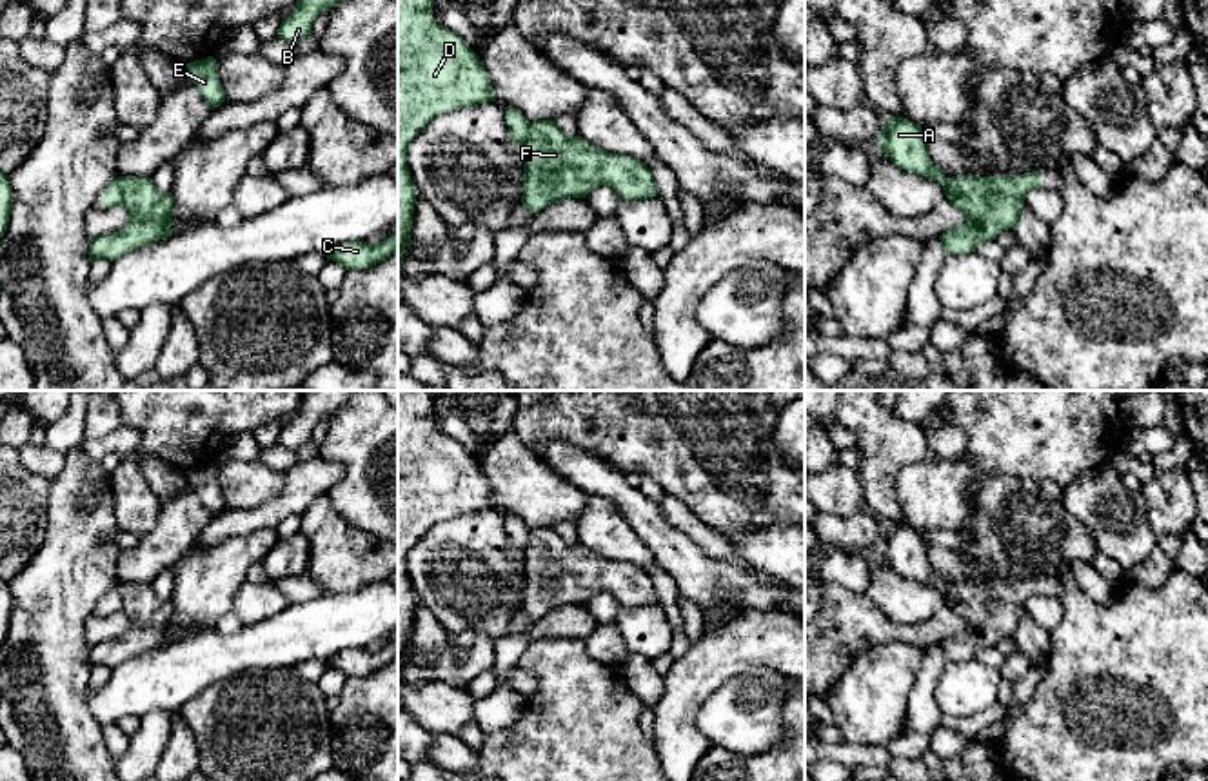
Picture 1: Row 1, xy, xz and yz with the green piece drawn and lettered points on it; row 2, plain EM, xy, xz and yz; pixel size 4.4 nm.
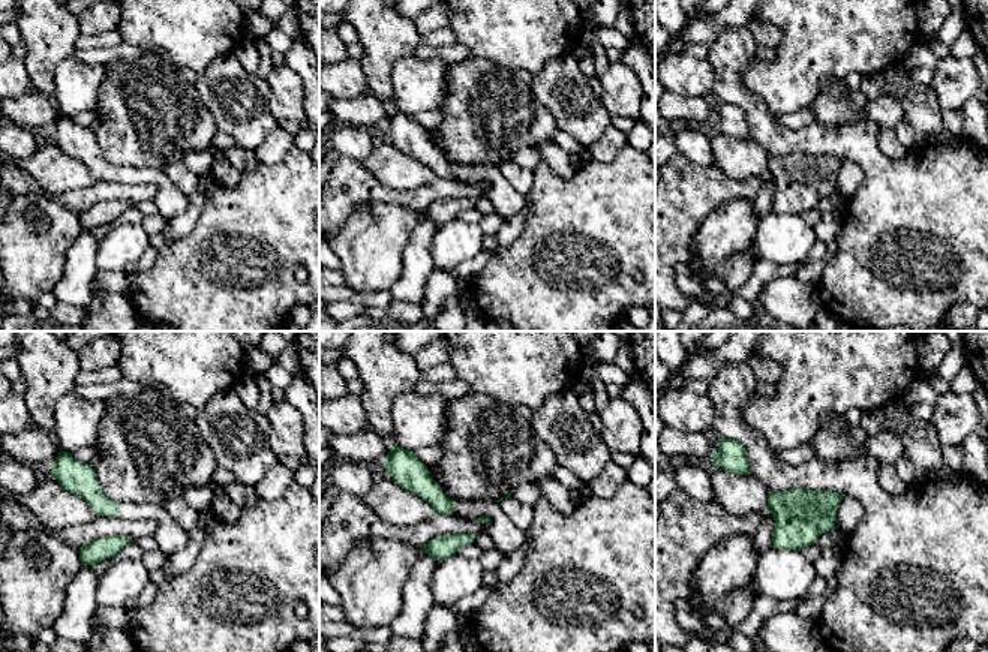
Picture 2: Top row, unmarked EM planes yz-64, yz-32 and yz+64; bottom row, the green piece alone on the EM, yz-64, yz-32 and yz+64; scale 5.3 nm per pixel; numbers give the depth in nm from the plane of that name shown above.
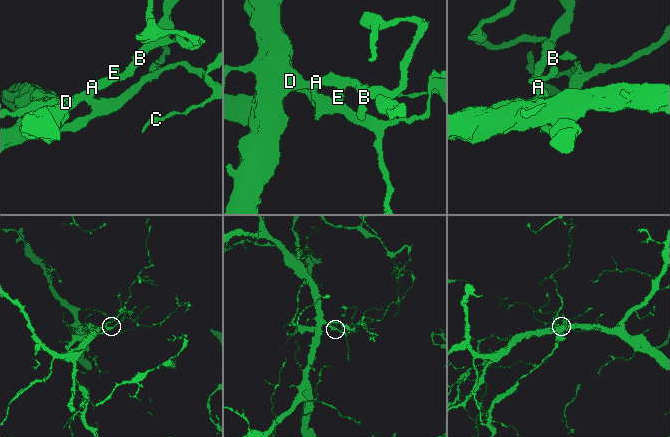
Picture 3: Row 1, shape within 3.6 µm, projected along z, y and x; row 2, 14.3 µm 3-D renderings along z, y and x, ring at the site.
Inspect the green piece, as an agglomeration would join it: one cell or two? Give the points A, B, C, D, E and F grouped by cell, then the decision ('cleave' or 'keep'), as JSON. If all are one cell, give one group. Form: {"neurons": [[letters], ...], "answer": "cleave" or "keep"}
{"neurons": [["A", "B", "D", "E"], ["C", "F"]], "answer": "cleave"}

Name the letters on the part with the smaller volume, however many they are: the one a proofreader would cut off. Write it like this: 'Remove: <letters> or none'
Remove: C, F

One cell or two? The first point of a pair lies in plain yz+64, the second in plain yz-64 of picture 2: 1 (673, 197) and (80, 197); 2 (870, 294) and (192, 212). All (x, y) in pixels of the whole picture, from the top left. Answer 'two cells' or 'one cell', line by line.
1: one cell
2: two cells

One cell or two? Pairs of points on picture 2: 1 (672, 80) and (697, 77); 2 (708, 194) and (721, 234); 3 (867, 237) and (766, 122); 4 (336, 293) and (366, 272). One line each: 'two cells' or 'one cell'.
1: one cell
2: two cells
3: one cell
4: two cells

